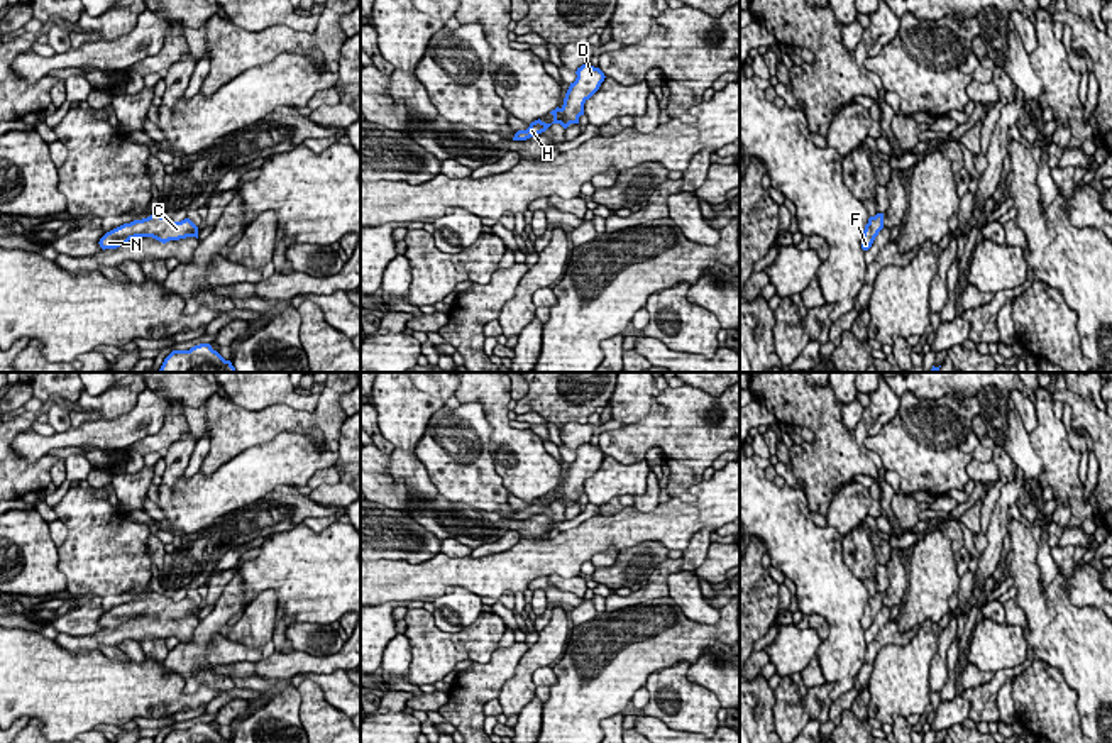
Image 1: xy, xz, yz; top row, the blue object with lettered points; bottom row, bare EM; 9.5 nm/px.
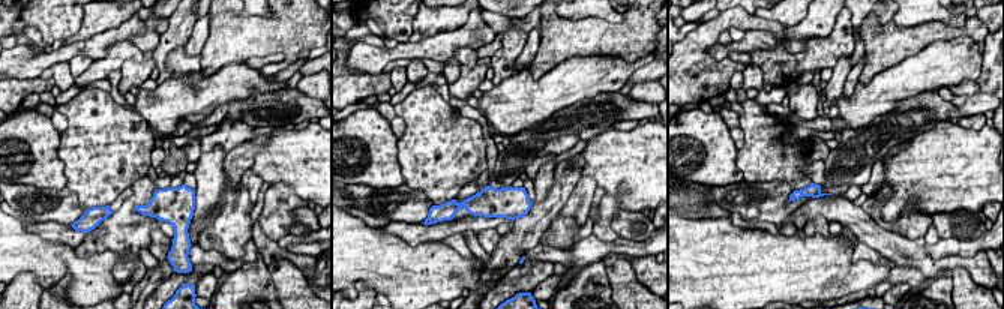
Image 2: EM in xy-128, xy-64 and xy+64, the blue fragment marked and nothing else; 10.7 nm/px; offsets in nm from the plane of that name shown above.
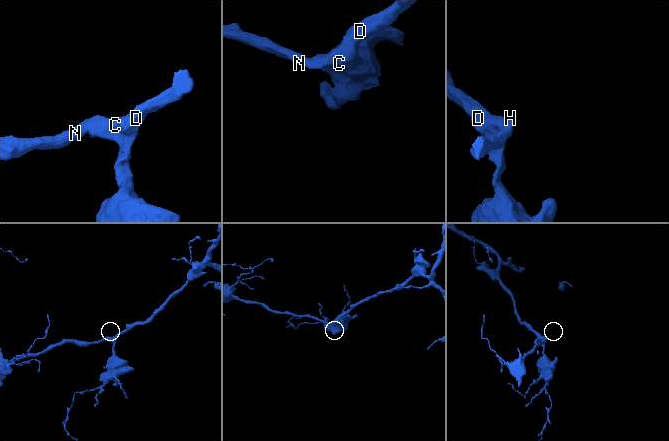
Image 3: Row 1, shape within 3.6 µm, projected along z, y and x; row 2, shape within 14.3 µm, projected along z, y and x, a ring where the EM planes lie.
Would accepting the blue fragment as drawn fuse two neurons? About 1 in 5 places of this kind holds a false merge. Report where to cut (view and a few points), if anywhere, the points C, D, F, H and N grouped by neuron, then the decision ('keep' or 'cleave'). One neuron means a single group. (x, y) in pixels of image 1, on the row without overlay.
no cut | C D F H N | keep

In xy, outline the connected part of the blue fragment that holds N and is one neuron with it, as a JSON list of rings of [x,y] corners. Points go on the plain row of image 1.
[[[152,592],[147,597],[134,599],[107,611],[98,623],[103,630],[117,628],[135,616],[152,616],[162,623],[186,616],[198,618],[198,606],[190,597],[173,601],[168,596]]]

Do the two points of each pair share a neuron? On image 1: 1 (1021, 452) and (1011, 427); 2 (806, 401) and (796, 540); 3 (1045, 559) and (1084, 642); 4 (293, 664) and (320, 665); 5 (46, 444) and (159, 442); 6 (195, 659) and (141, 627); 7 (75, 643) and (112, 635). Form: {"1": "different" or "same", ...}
{"1": "same", "2": "different", "3": "different", "4": "same", "5": "different", "6": "different", "7": "same"}

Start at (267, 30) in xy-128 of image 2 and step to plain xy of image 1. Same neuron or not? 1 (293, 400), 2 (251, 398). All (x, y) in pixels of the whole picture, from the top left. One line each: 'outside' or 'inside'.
1: outside
2: outside

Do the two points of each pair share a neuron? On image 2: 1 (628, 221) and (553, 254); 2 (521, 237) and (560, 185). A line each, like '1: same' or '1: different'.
1: different
2: same

